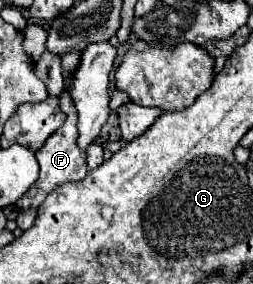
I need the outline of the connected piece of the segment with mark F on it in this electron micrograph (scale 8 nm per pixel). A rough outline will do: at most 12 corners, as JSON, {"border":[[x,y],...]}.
{"border":[[66,91],[64,125],[36,151],[40,177],[18,209],[38,207],[48,193],[88,173],[78,147],[78,113]]}

